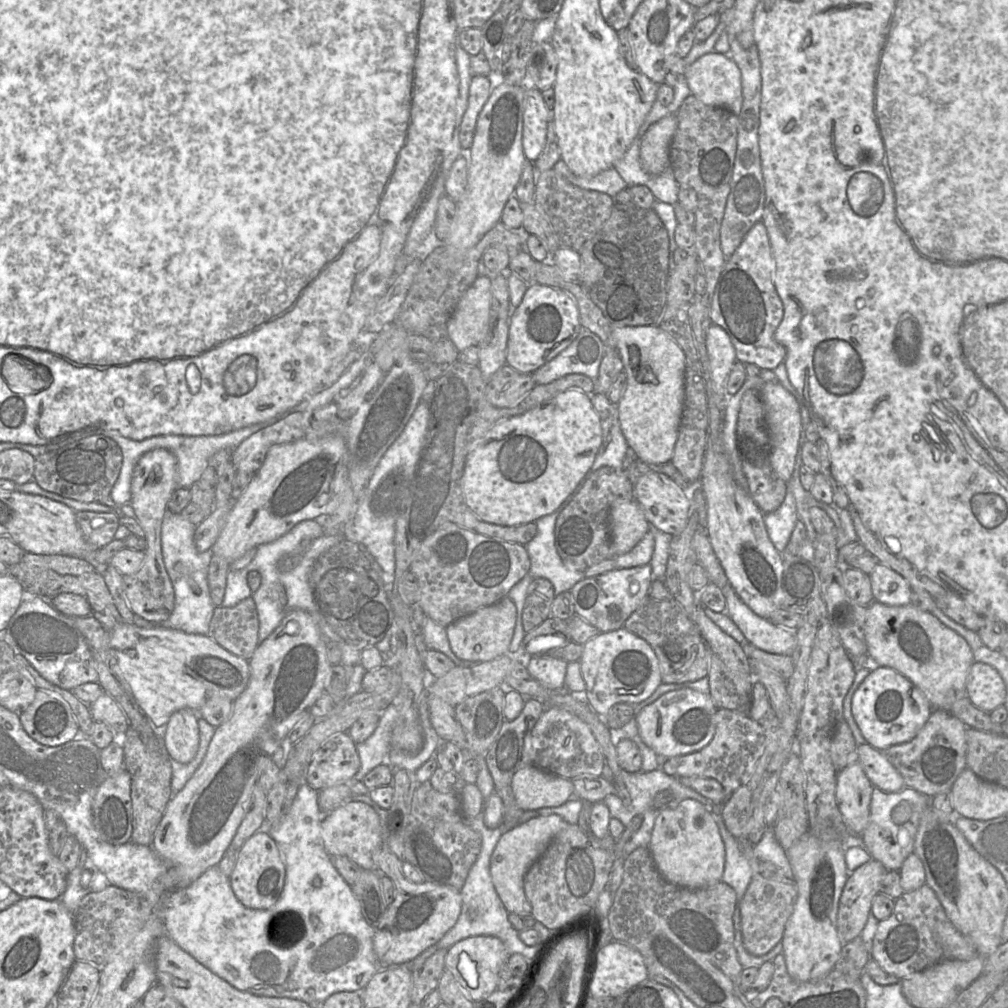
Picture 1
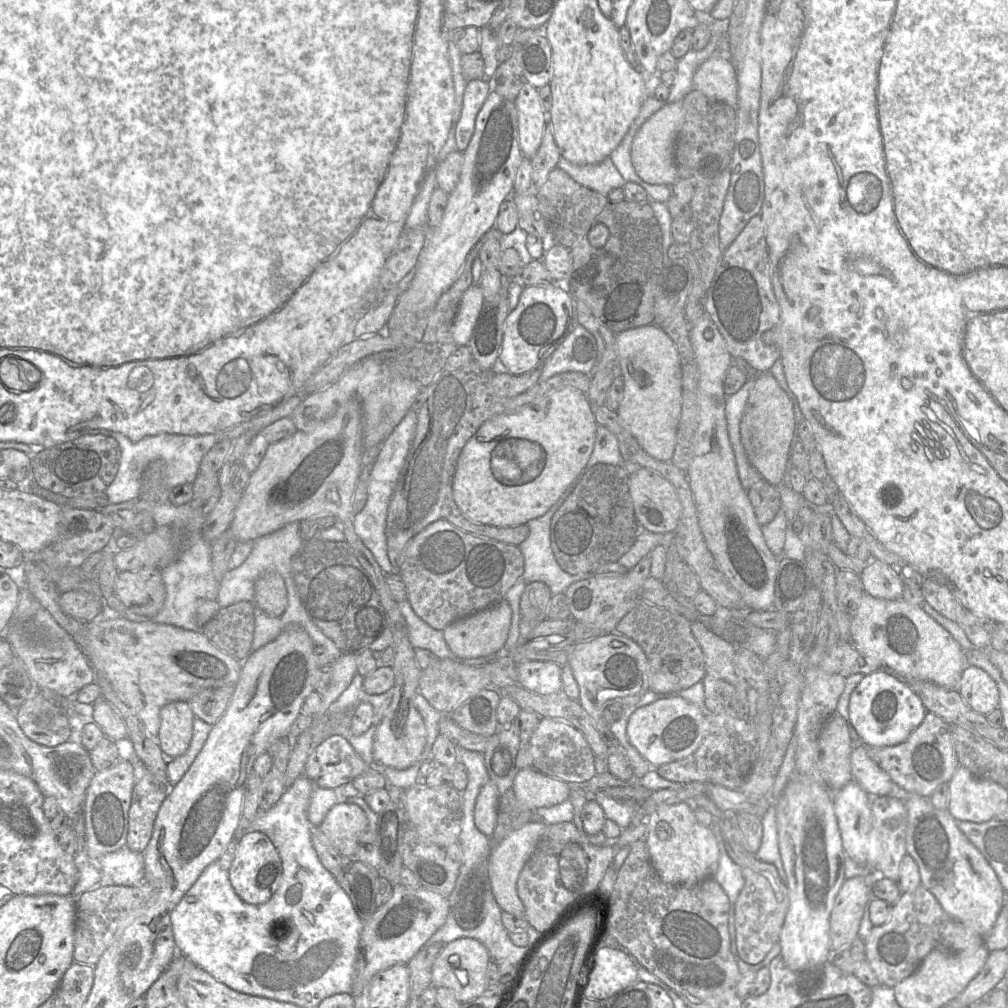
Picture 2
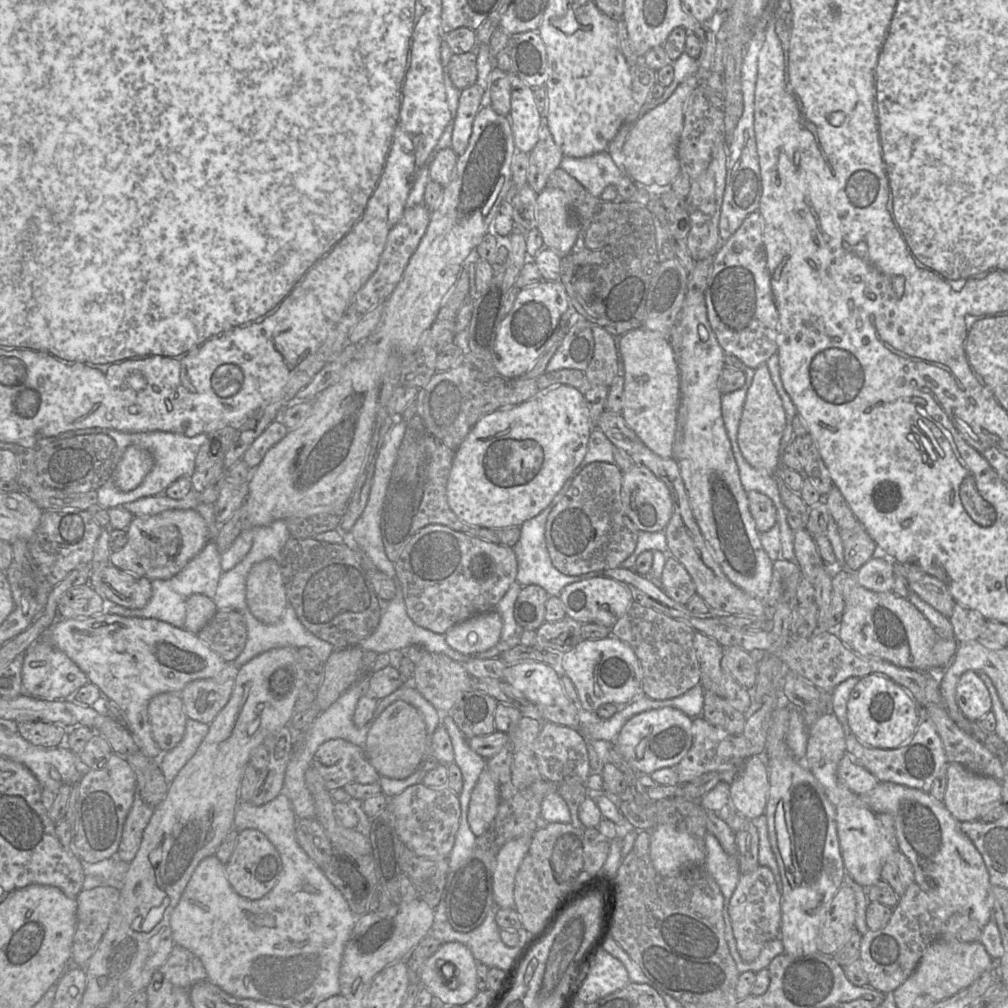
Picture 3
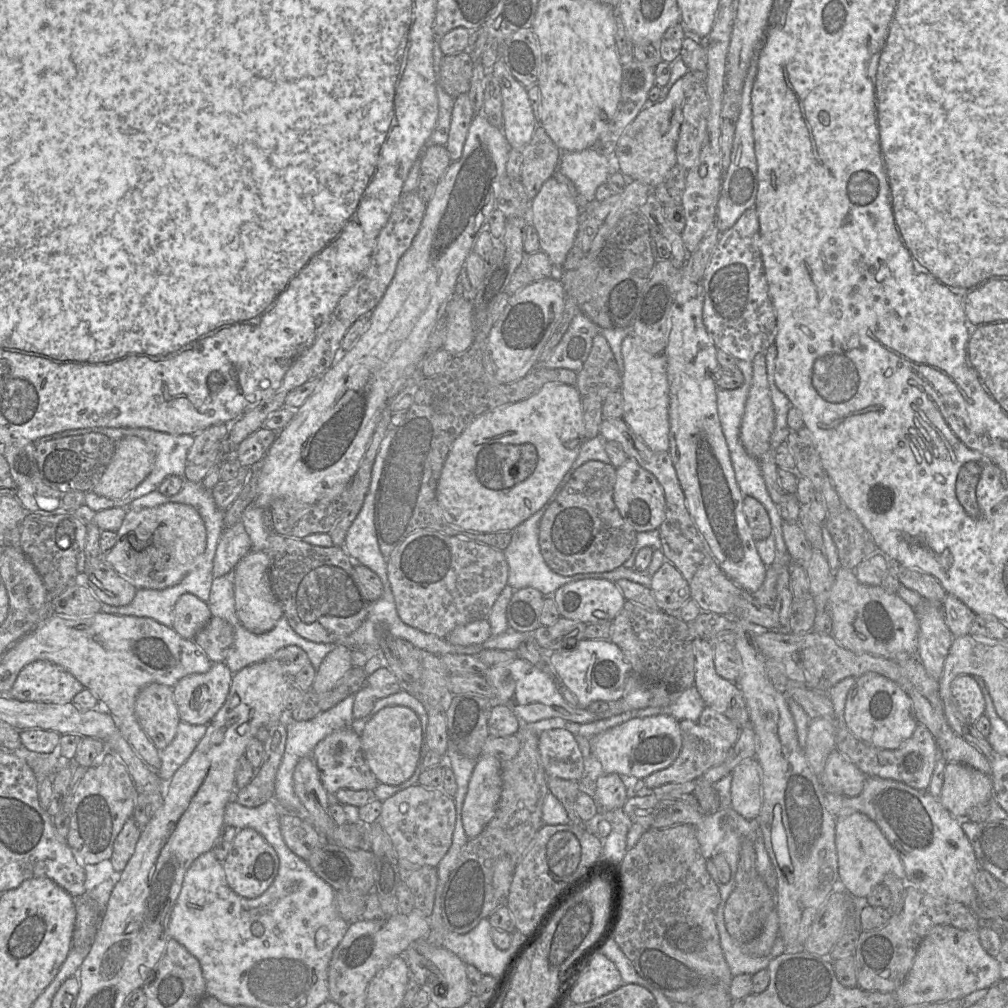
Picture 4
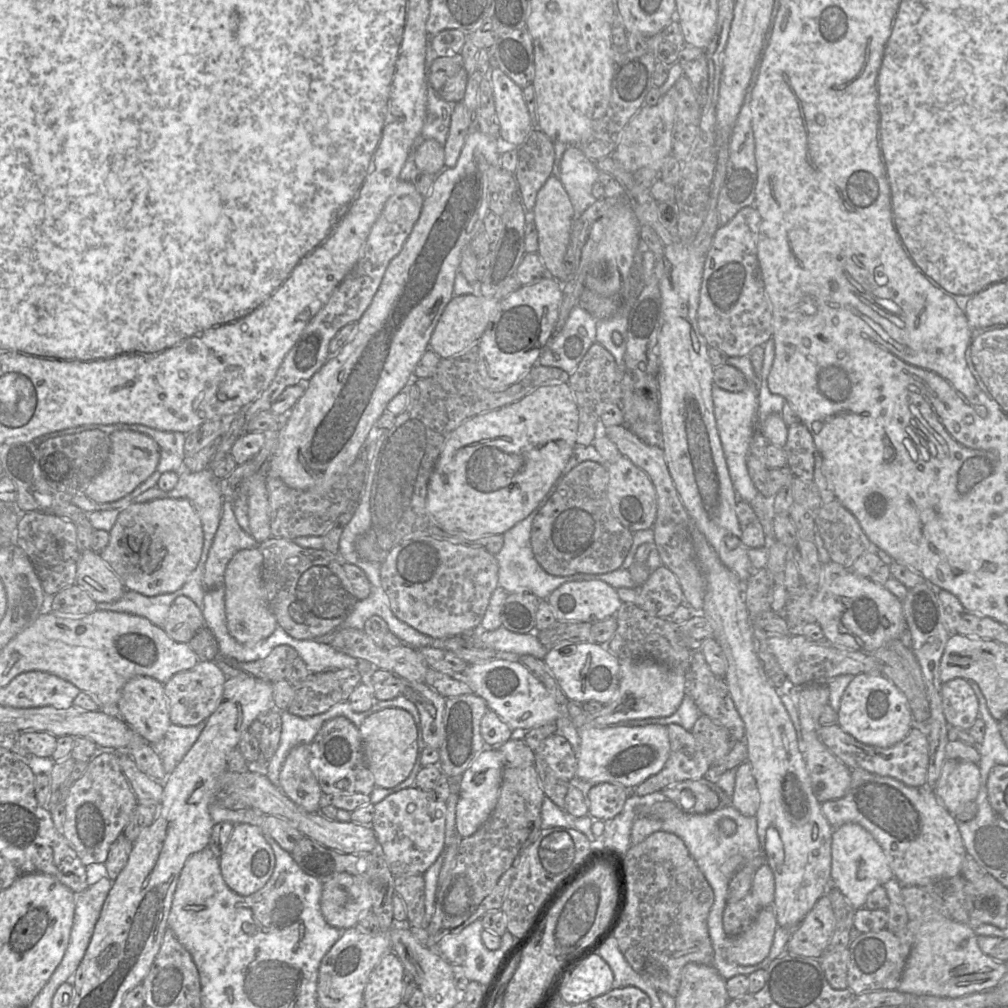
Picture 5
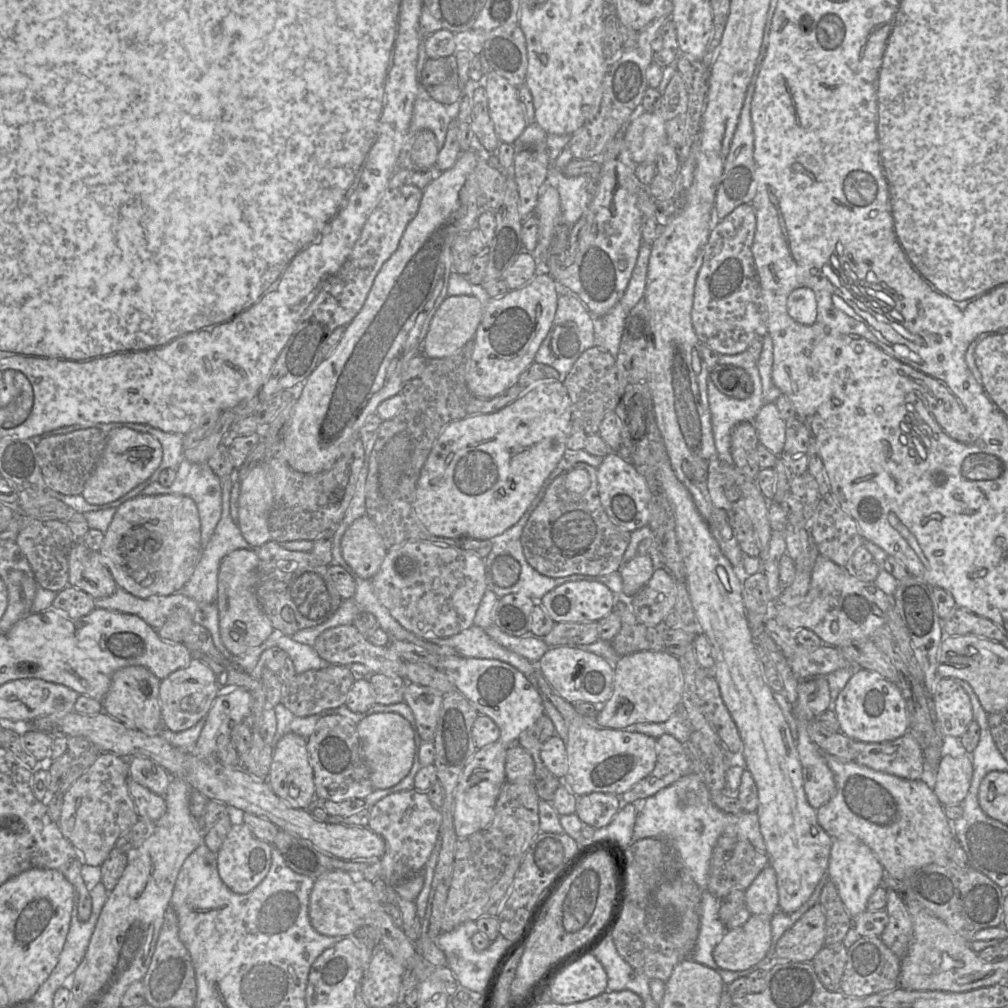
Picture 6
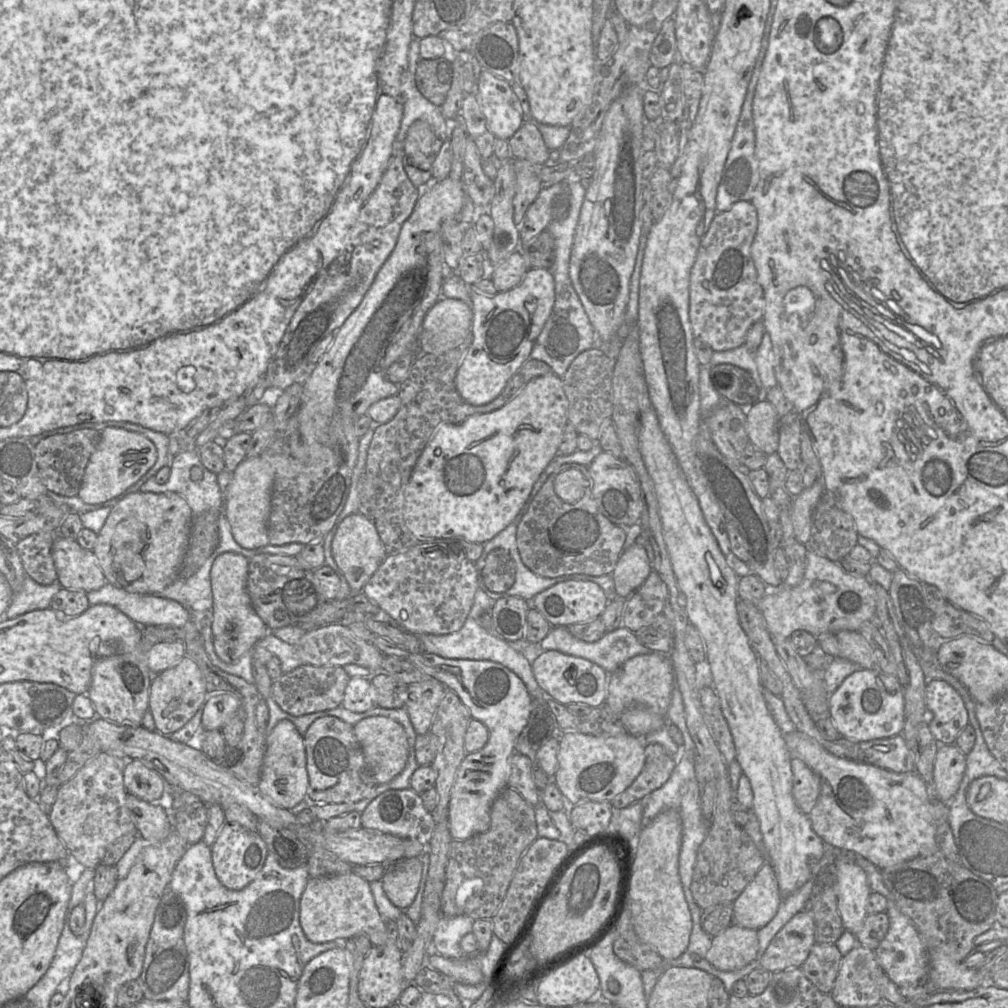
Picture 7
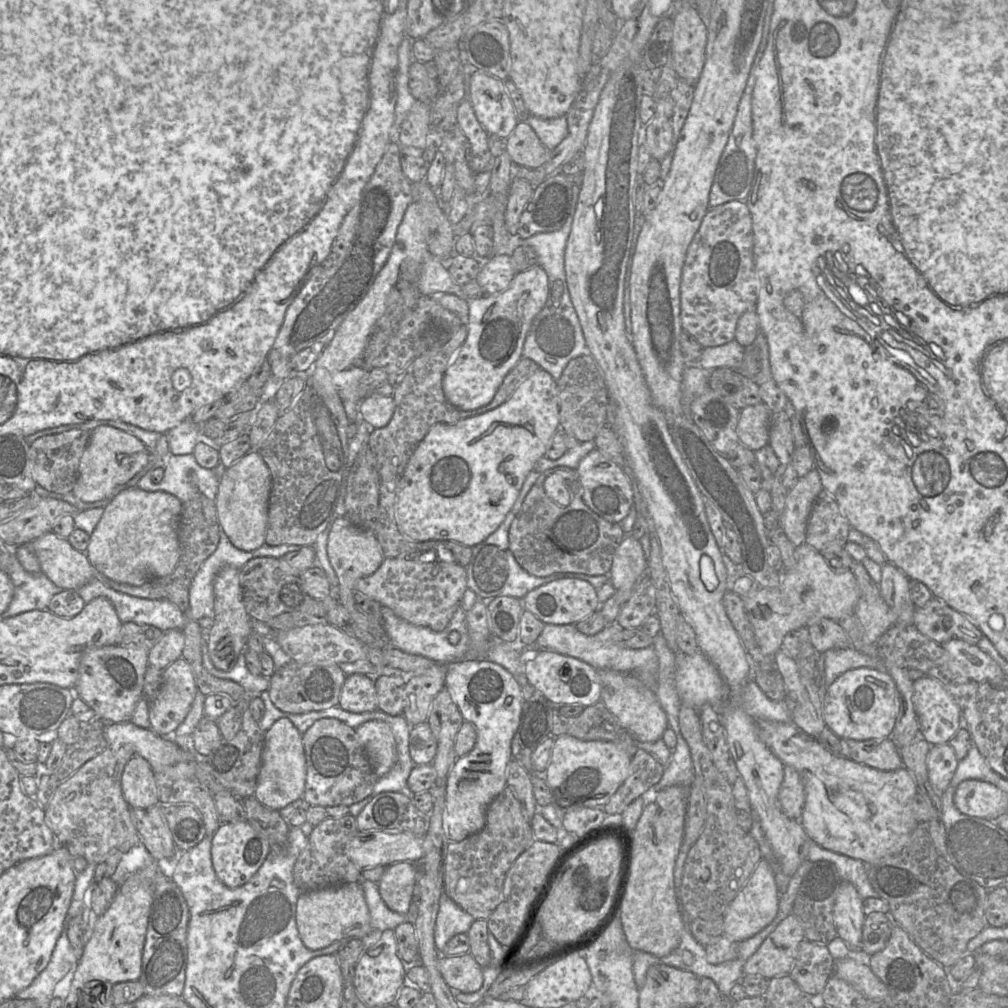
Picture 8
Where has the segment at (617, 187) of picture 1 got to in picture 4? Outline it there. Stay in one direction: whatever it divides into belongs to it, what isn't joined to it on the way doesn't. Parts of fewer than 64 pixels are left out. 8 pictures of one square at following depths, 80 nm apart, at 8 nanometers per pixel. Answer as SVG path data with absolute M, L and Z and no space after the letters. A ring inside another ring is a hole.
M585 149L575 152L564 152L561 158L560 171L570 179L577 191L588 201L596 200L596 189L606 183L611 174L612 161L593 149Z

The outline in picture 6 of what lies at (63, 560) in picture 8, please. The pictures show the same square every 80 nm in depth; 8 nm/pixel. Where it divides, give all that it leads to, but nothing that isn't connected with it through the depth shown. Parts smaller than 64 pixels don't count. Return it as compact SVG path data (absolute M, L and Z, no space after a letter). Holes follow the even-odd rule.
M85 544L73 545L68 556L69 585L89 594L93 599L112 595L118 588L108 568L103 564L99 551L90 550Z

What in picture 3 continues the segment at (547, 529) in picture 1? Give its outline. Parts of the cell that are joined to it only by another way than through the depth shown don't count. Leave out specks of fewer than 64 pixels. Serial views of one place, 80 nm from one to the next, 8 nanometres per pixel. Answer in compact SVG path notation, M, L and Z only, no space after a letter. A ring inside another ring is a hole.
M559 491L551 503L539 515L525 521L521 525L520 538L512 548L518 562L516 582L518 582L522 587L527 585L538 585L542 587L549 594L549 596L559 596L561 590L569 584L587 580L592 577L603 577L602 573L596 572L589 572L580 576L567 576L557 570L551 561L545 539L546 523L548 515L560 502L564 495L565 494L560 494Z

